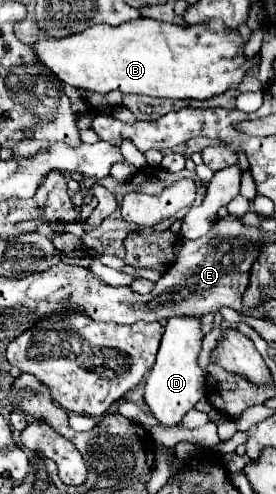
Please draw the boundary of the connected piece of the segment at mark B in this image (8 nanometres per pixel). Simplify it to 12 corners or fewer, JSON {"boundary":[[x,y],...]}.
{"boundary":[[219,20],[41,32],[35,58],[89,92],[205,100],[253,66]]}

